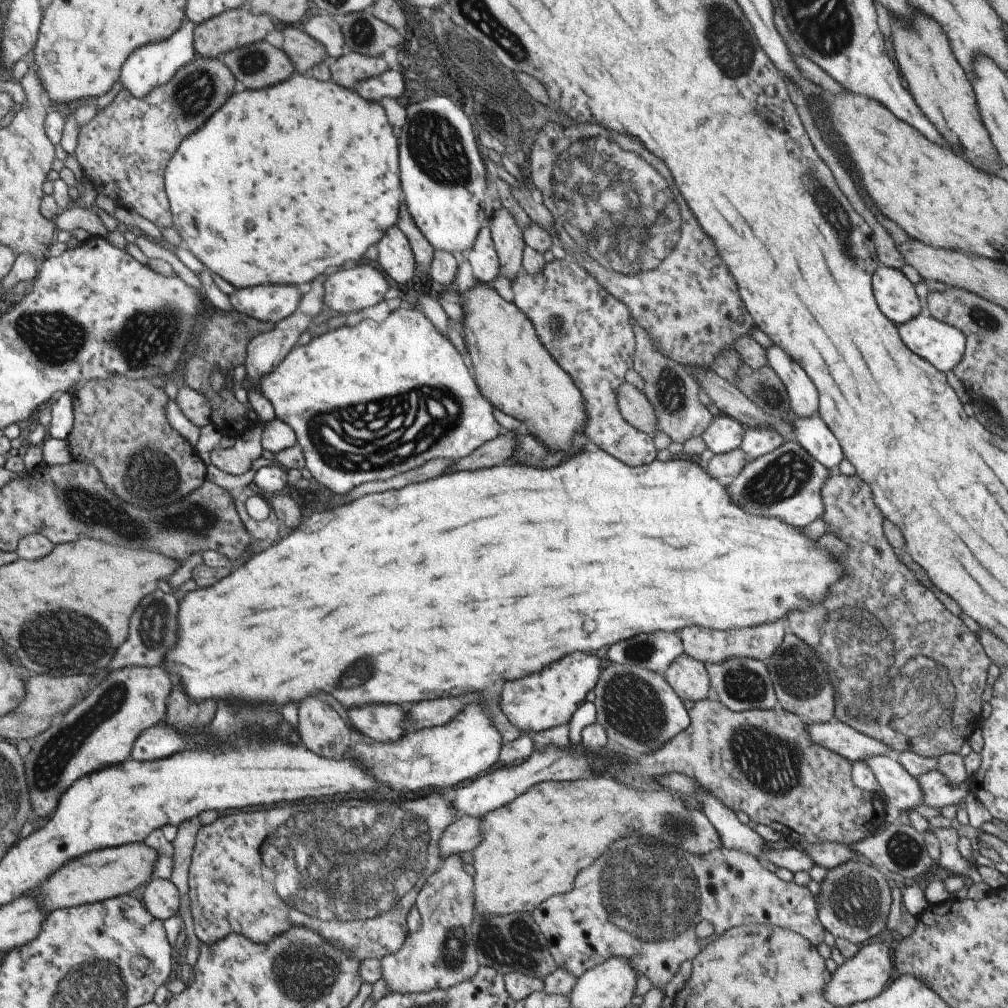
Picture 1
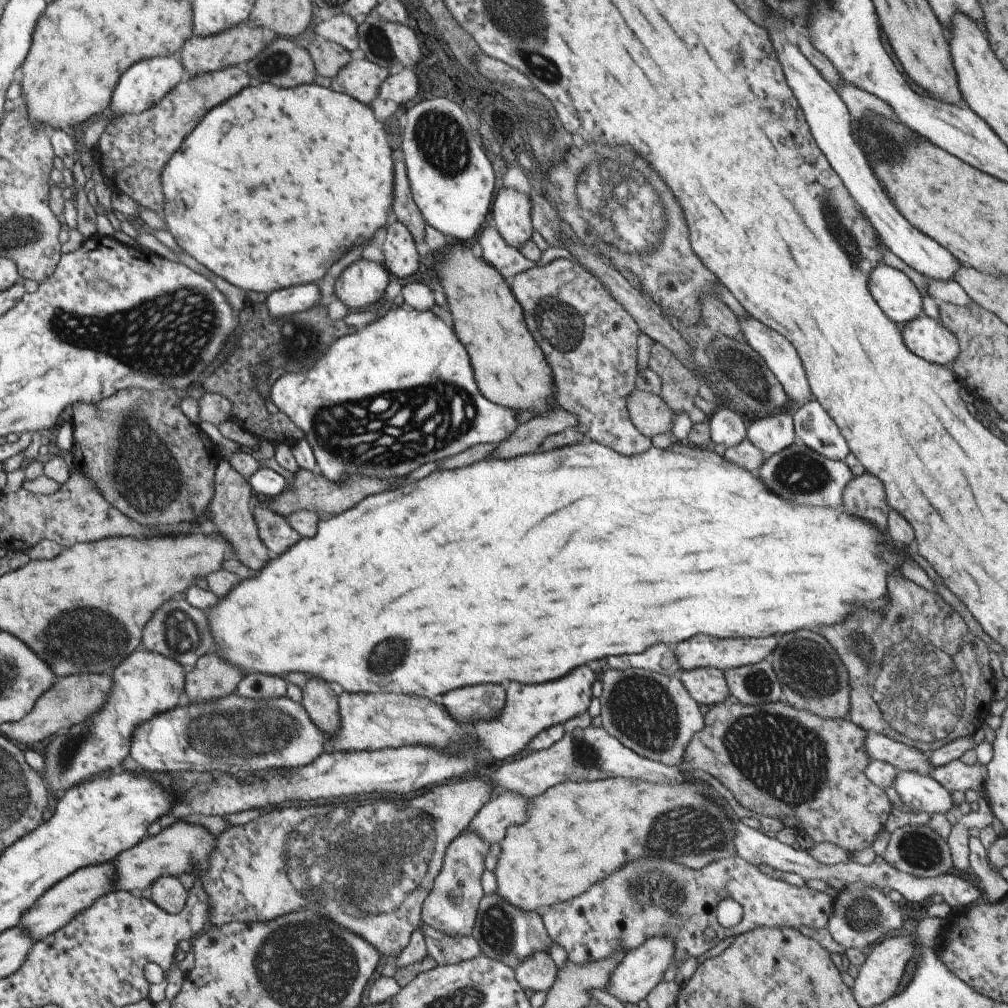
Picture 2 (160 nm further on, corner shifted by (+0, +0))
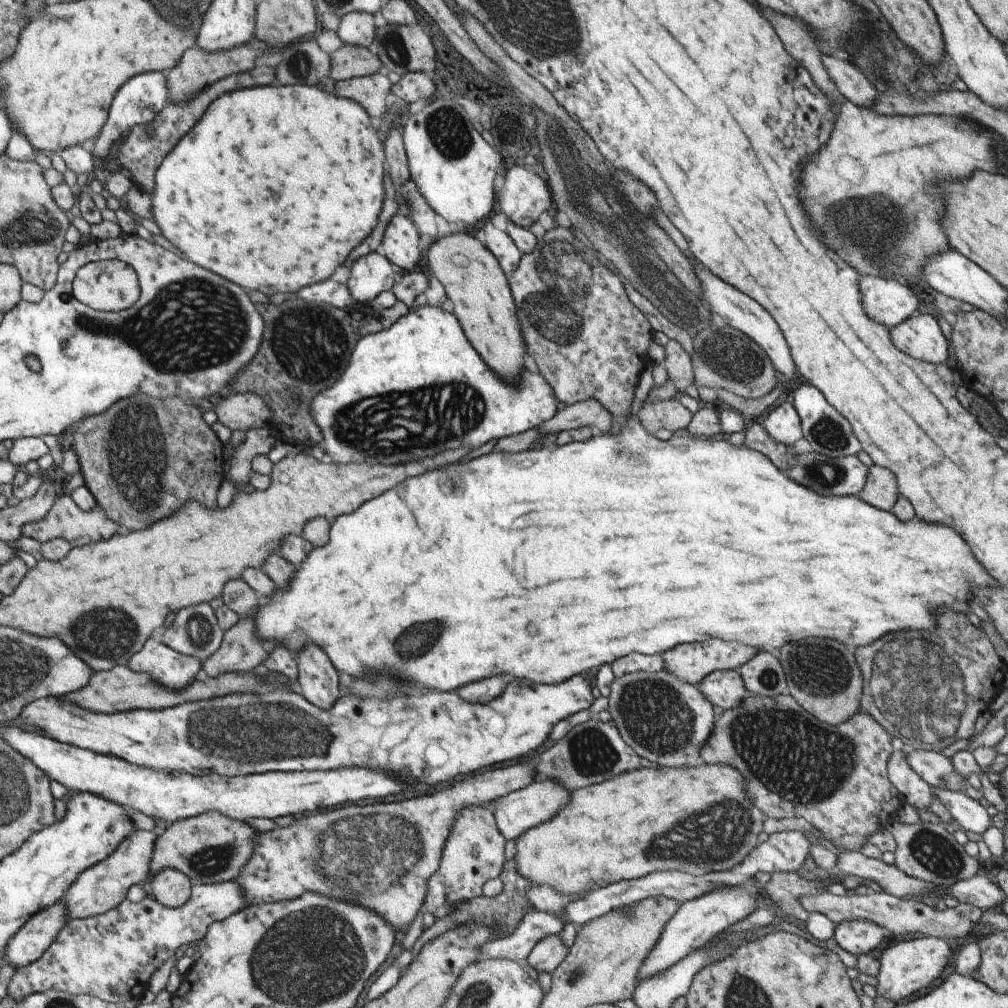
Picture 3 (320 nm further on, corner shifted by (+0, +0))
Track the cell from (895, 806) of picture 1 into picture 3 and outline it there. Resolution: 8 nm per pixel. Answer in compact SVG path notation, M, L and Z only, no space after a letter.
M930 788L932 798L937 797L949 811L952 820L963 831L983 834L991 826L991 817L979 801L971 799L964 792Z

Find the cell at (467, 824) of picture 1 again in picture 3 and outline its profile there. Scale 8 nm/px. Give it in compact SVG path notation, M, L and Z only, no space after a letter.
M545 775L541 779L531 781L522 789L511 791L495 801L492 813L496 827L505 840L511 840L523 834L531 827L553 818L570 801L570 792L559 781Z

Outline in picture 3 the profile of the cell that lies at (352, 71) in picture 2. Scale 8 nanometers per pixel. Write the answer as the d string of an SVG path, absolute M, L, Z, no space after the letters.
M384 71L336 81L332 94L357 103L371 118L382 118L390 82Z

